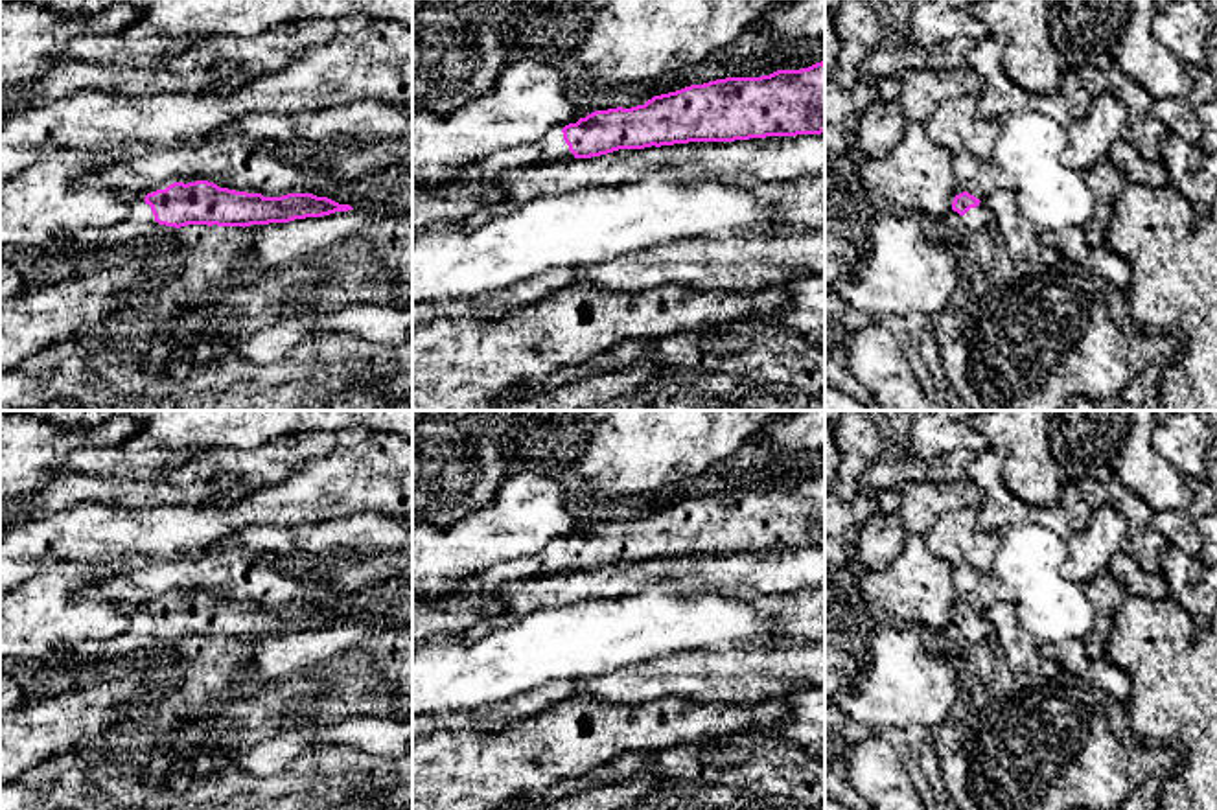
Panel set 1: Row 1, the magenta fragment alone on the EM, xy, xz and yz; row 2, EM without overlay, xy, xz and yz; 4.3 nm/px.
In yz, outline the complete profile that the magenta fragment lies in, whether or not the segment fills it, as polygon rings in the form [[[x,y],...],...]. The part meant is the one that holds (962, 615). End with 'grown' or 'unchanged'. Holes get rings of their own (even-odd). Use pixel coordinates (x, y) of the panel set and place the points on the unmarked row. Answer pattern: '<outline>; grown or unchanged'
[[[957,598],[943,637],[946,642],[974,646],[996,639],[996,630],[979,611]]]; grown

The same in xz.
[[[825,473],[760,490],[690,497],[632,521],[595,523],[552,539],[534,556],[497,561],[466,580],[462,589],[495,593],[525,576],[562,576],[619,561],[821,545]]]; grown

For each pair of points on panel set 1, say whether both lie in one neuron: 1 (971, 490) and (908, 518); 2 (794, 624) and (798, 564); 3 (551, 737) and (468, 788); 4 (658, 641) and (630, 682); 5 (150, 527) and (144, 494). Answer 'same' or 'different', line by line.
1: same
2: different
3: same
4: different
5: different

